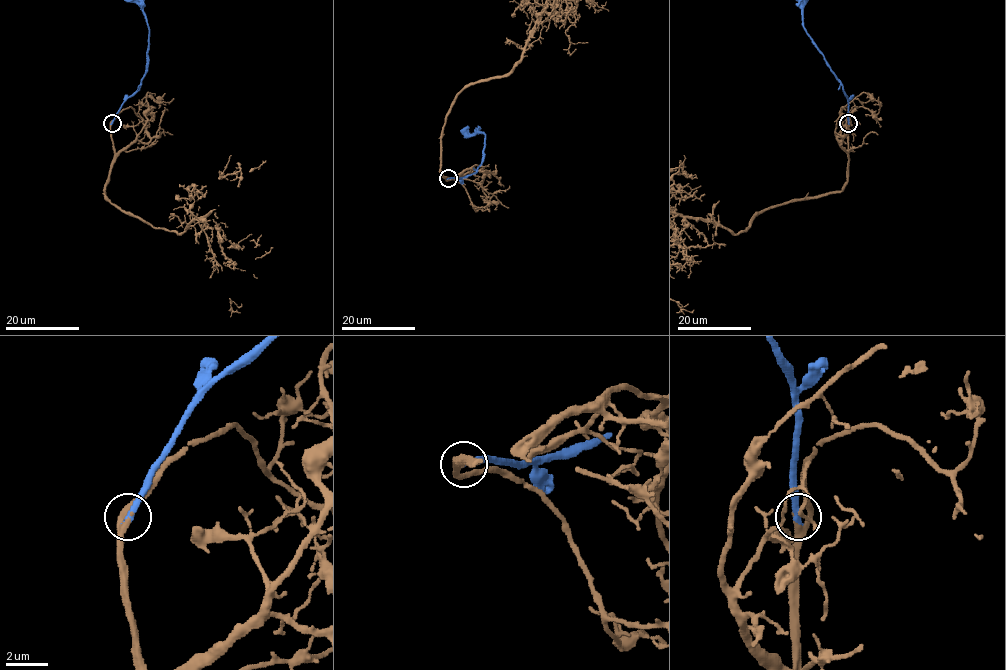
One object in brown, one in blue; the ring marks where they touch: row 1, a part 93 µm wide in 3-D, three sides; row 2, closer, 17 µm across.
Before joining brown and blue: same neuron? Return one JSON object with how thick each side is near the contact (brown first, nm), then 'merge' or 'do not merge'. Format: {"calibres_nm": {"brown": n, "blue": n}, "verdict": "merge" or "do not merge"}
{"calibres_nm": {"brown": 240, "blue": 340}, "verdict": "merge"}

